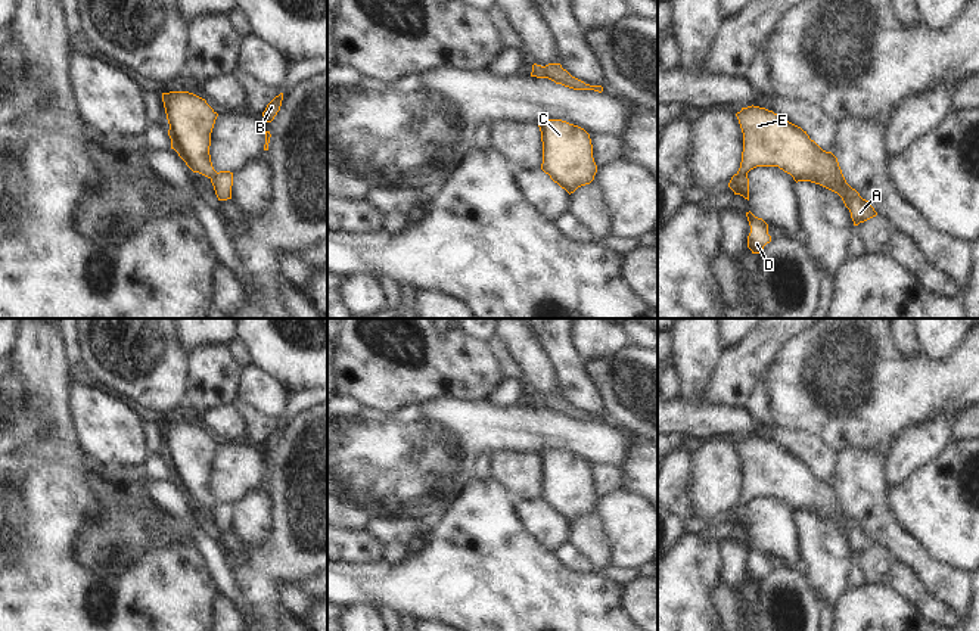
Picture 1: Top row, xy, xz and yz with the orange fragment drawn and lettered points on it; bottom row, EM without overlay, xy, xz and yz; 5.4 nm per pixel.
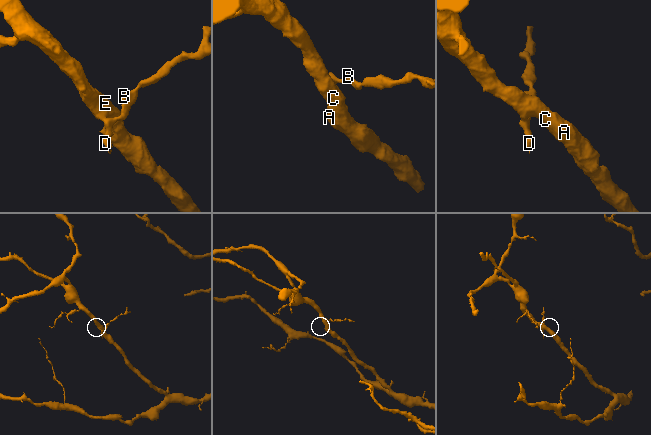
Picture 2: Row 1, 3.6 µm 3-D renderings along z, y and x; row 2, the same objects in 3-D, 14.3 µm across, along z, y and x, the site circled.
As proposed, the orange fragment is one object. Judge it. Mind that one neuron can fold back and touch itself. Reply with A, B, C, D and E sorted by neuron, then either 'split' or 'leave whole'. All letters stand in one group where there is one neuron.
groups A C E / B D; split

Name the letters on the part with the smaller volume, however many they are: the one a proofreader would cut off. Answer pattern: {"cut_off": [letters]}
{"cut_off": ["B", "D"]}

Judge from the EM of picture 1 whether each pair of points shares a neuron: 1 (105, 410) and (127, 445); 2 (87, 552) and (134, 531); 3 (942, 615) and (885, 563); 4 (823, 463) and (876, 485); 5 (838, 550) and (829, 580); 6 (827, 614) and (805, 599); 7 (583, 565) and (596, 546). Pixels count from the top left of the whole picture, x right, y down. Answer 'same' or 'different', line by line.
1: same
2: same
3: same
4: different
5: same
6: different
7: different

